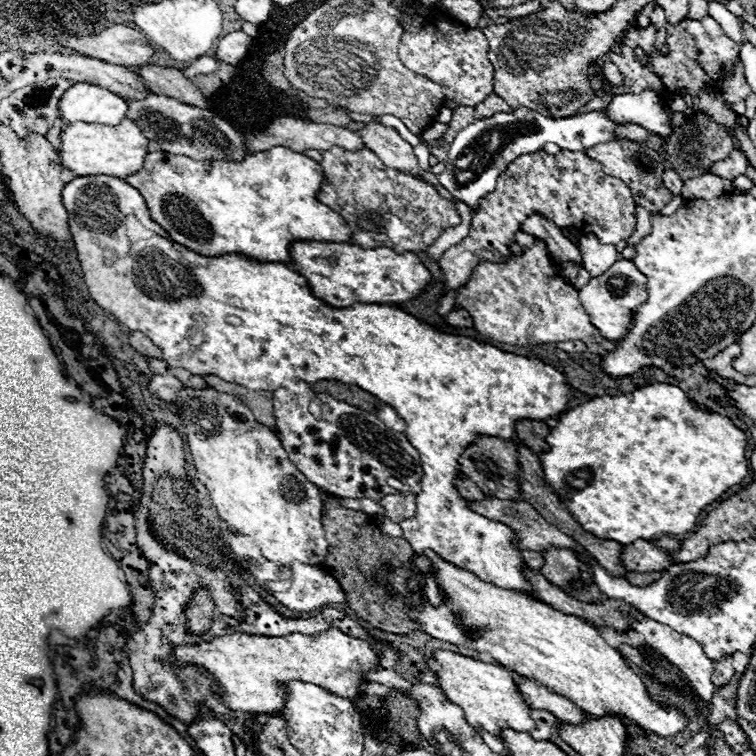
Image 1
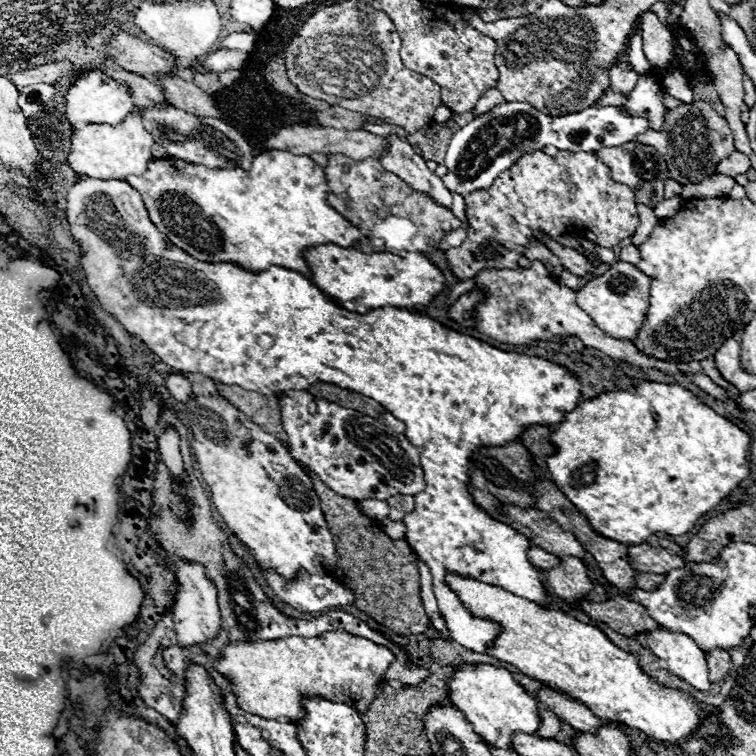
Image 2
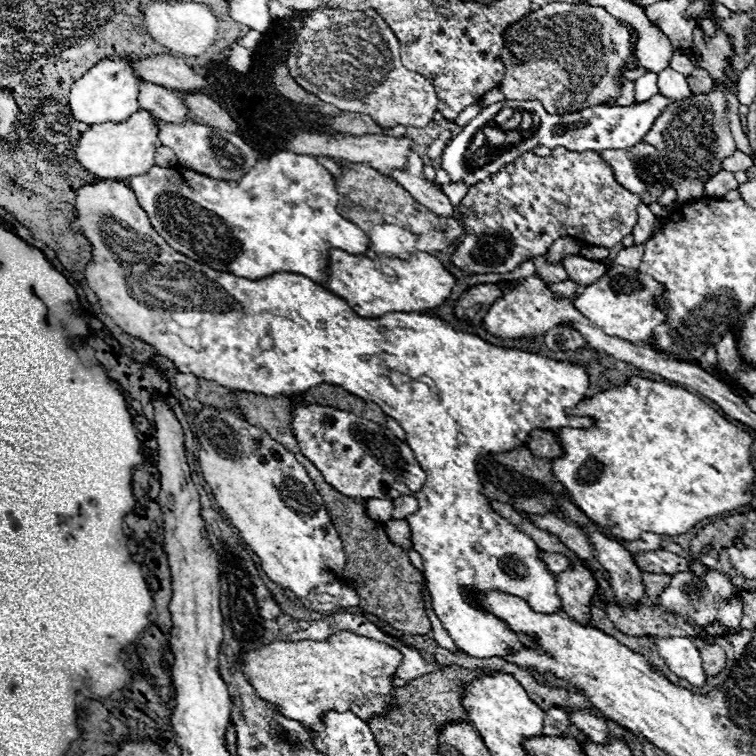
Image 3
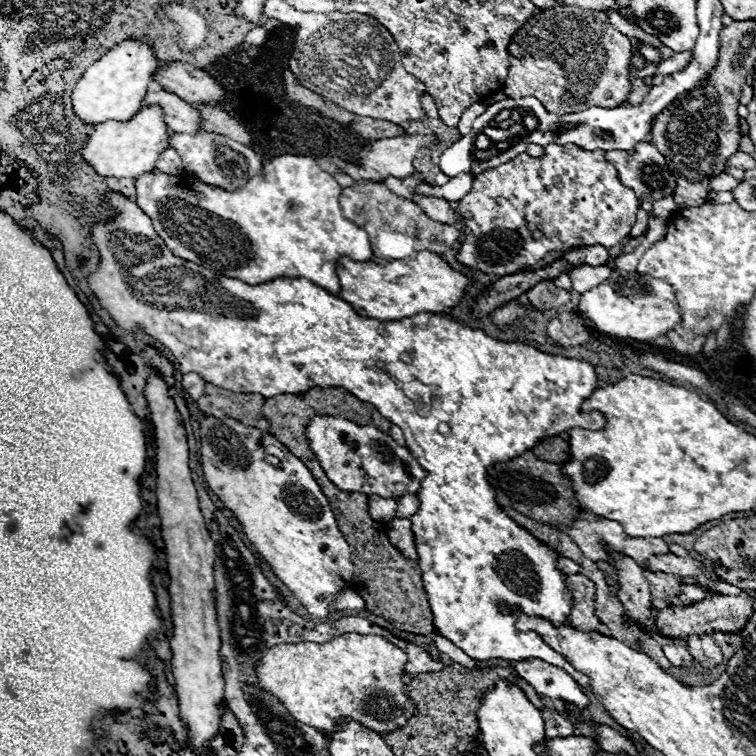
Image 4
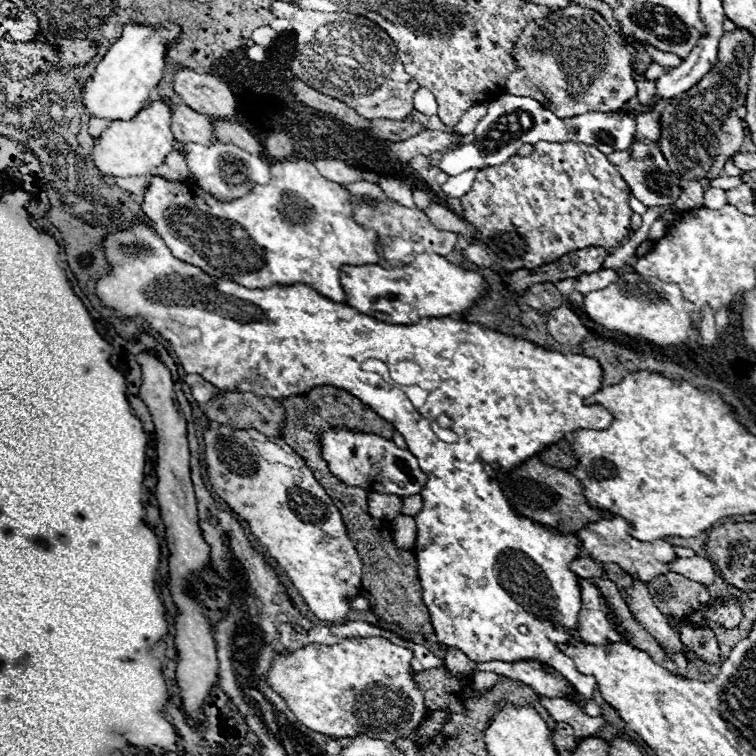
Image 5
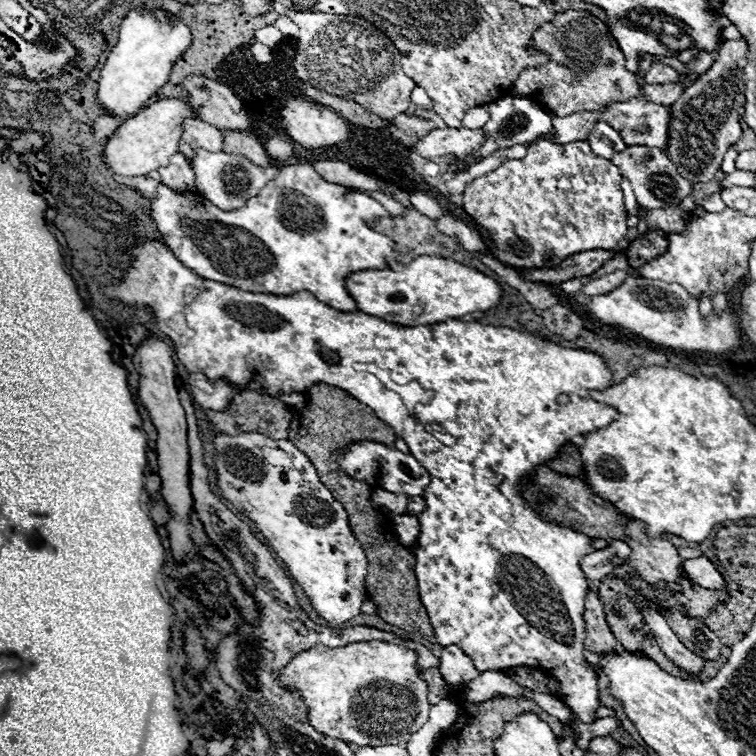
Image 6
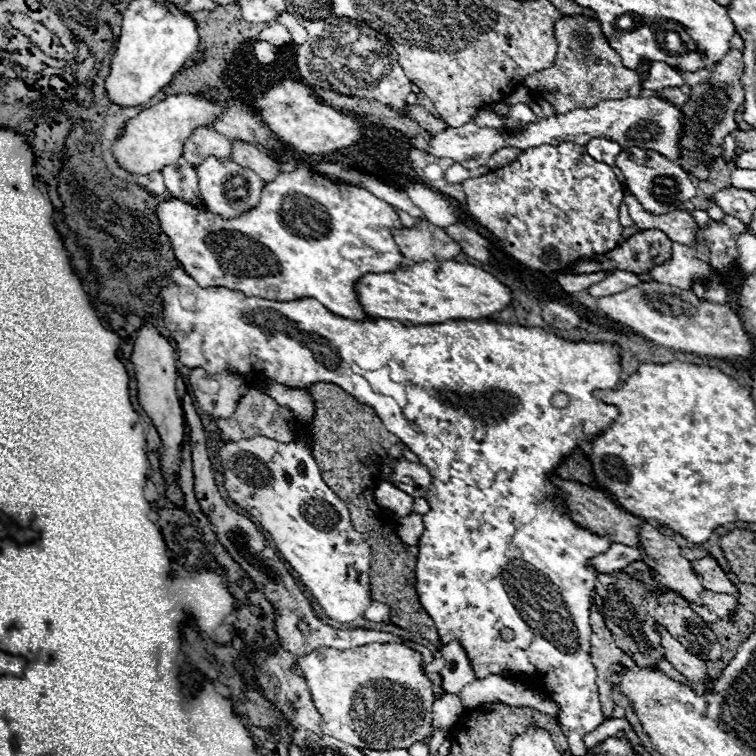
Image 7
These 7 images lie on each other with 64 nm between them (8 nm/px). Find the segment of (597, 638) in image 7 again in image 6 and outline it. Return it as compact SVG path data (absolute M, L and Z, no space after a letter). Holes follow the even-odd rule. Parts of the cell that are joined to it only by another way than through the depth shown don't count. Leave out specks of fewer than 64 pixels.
M588 590L586 594L584 620L586 620L586 650L590 650L592 654L616 650L616 638L606 622L606 614L594 590Z

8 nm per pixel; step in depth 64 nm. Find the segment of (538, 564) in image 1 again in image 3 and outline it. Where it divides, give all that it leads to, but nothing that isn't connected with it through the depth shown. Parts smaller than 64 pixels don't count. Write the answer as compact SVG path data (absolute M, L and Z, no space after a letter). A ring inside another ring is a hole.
M540 550L540 554L538 556L542 556L542 562L556 574L556 572L562 572L562 570L566 570L568 568L568 558L566 556L562 556L562 554L556 554L556 552L544 552L544 550Z

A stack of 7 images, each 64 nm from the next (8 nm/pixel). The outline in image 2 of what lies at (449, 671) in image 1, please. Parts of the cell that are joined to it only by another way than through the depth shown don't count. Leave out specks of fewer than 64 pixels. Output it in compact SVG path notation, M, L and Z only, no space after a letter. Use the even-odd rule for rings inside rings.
M462 662L454 666L454 674L446 684L450 688L450 700L458 706L466 720L474 726L474 732L484 736L484 740L496 744L498 748L512 748L510 734L526 732L534 734L540 728L538 708L534 698L526 694L526 690L516 684L512 674L504 668L496 668L492 664L468 664Z

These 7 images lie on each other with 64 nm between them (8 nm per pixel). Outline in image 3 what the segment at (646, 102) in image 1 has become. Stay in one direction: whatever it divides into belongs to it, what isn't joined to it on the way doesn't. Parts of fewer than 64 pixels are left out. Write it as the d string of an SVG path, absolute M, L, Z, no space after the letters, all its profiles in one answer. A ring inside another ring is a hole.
M648 72L644 76L640 76L634 84L634 100L636 104L642 104L642 102L648 102L652 96L658 94L658 76L654 72Z

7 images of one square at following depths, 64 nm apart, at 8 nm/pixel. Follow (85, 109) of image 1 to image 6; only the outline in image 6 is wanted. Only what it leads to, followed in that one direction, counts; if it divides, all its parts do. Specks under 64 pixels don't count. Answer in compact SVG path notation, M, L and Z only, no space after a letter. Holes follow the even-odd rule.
M132 10L120 24L120 38L118 44L110 50L106 64L100 68L100 76L98 76L98 90L96 90L96 102L98 106L108 114L108 116L116 116L120 120L134 116L166 82L168 82L168 74L172 70L174 60L190 46L192 42L192 34L190 28L186 24L182 24L180 20L168 16L166 12L142 12L142 10Z

